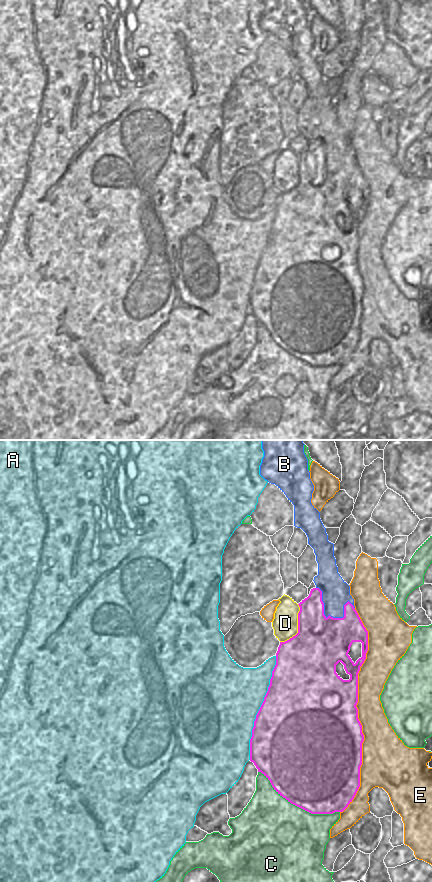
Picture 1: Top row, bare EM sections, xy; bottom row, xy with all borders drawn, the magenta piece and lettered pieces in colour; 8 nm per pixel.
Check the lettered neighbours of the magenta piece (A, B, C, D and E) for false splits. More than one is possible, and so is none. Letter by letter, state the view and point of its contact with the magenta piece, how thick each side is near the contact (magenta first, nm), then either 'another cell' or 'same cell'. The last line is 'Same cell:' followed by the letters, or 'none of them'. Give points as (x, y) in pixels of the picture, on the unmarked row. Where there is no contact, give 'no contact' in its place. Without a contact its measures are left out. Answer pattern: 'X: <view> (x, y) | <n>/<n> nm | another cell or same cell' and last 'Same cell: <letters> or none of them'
A: xy (260, 260) | 500/480 nm | another cell
B: xy (330, 168) | 420/220 nm | same cell
C: xy (298, 358) | 500/480 nm | another cell
D: xy (298, 179) | 420/200 nm | another cell
E: xy (357, 263) | 500/240 nm | another cell
Same cell: B

